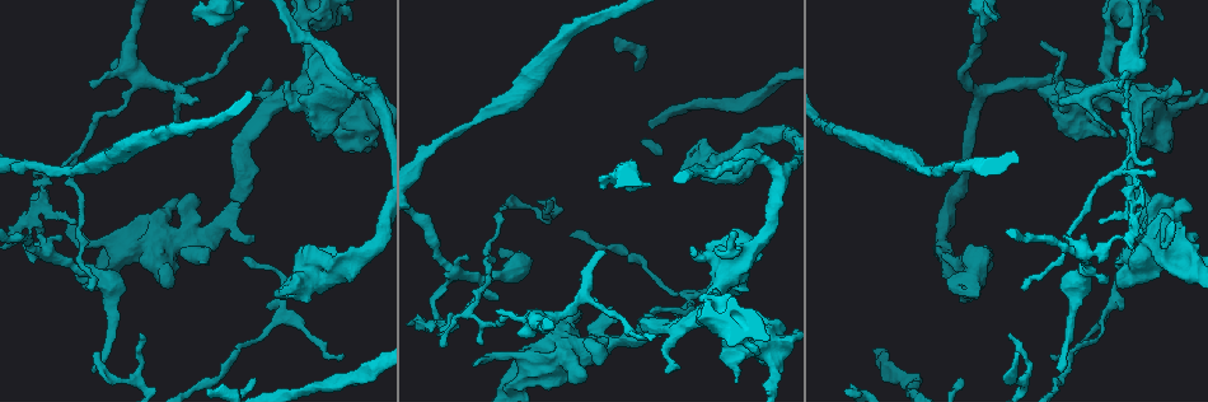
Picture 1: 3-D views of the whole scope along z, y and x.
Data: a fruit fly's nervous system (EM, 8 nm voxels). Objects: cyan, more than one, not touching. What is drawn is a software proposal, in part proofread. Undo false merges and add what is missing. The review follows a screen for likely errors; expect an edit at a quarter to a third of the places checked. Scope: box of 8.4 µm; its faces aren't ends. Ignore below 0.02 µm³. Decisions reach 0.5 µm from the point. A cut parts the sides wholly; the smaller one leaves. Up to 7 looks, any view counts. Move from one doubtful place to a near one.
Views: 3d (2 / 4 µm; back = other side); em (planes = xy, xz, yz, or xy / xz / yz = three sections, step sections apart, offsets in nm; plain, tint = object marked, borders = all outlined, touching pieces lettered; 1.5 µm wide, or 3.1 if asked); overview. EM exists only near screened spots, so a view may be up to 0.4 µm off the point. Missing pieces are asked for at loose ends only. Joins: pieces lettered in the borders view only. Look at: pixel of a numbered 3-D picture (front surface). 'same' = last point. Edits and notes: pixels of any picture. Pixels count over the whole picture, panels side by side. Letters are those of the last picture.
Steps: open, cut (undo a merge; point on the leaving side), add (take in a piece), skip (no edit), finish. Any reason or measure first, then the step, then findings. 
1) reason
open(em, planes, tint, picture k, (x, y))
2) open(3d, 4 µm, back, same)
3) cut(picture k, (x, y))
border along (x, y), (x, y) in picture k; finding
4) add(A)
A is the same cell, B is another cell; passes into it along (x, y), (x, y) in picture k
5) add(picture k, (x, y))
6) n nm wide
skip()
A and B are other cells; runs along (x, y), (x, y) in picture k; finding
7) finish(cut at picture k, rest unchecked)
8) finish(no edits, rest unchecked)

a narrow waist
open(3d, 2 µm, back, picture 1, (31, 230))

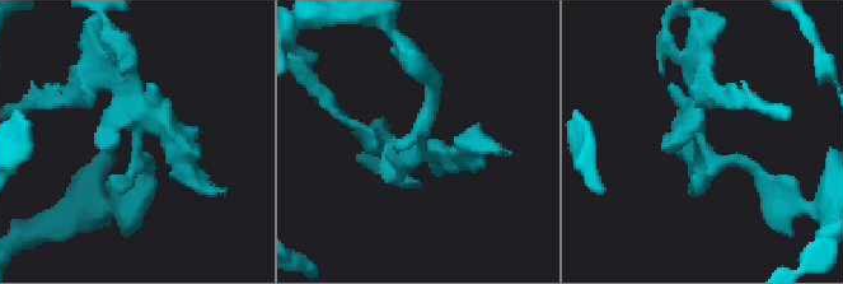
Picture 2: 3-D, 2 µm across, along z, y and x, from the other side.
open(em, xy, step 8, borders, picture 2, (701, 136))

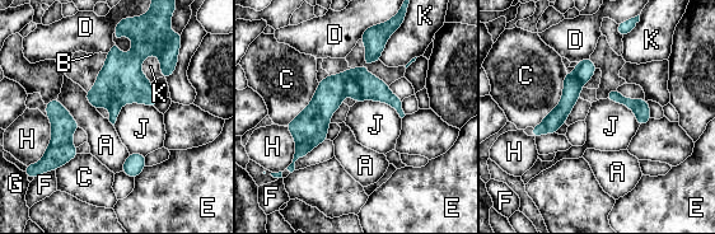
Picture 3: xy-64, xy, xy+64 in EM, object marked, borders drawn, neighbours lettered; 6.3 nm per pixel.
cut(picture 3, (328, 96))
A, B, C, D, E, F, G, H, J and K are other cells; two neurons meet here

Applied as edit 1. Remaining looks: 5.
open(overview)

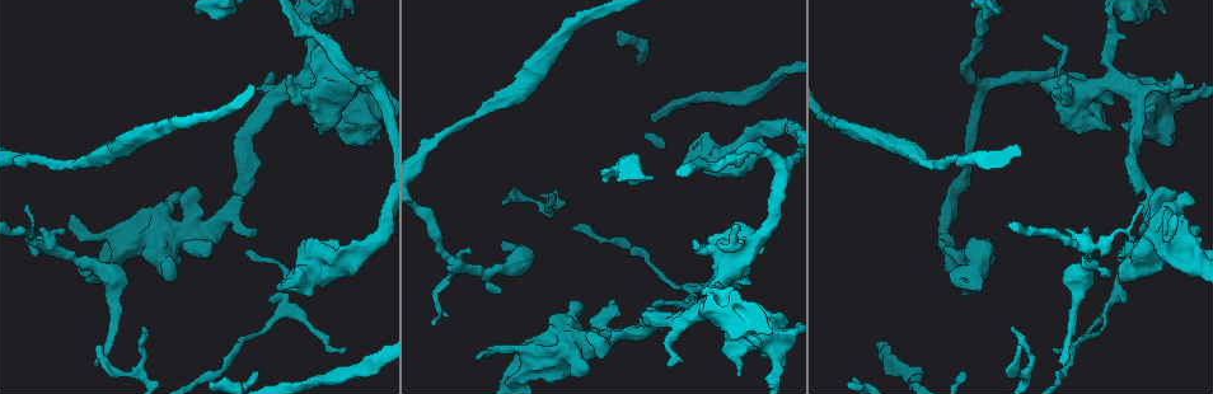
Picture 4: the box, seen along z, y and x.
sharp bend
open(em, planes, plain, picture 4, (1109, 14))

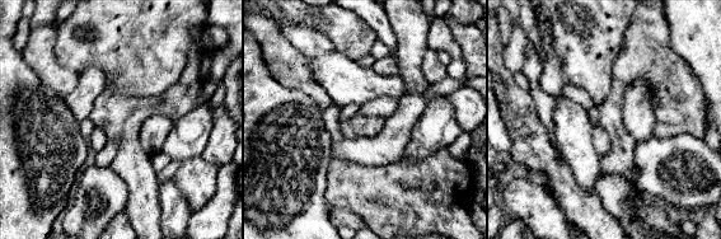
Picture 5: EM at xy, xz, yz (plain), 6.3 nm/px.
with the object marked
open(em, planes, tint, same)

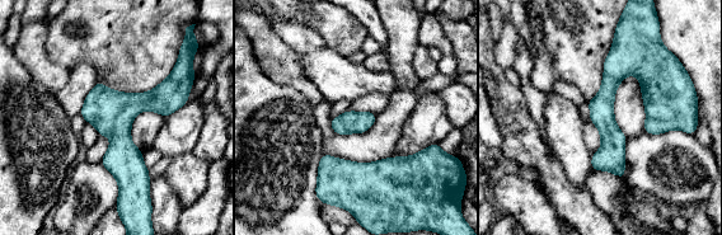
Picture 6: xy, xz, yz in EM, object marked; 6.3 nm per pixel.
see the neighbours
open(em, planes, borders, same)

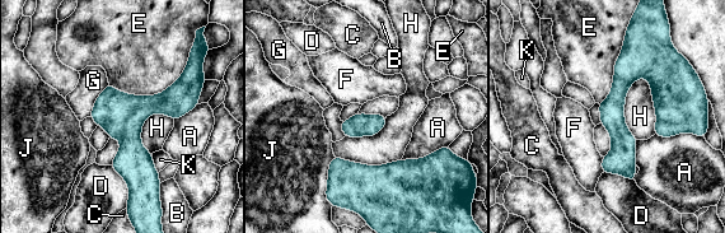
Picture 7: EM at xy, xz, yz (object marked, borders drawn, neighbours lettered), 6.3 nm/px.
skip()
A, B, C, D, E, F, G, H, J and K are other cells; border along (448, 145), (425, 157), (402, 161) in picture 7; all the same neuron

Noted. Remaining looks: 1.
finish(cut at picture 3, rest unchecked)

